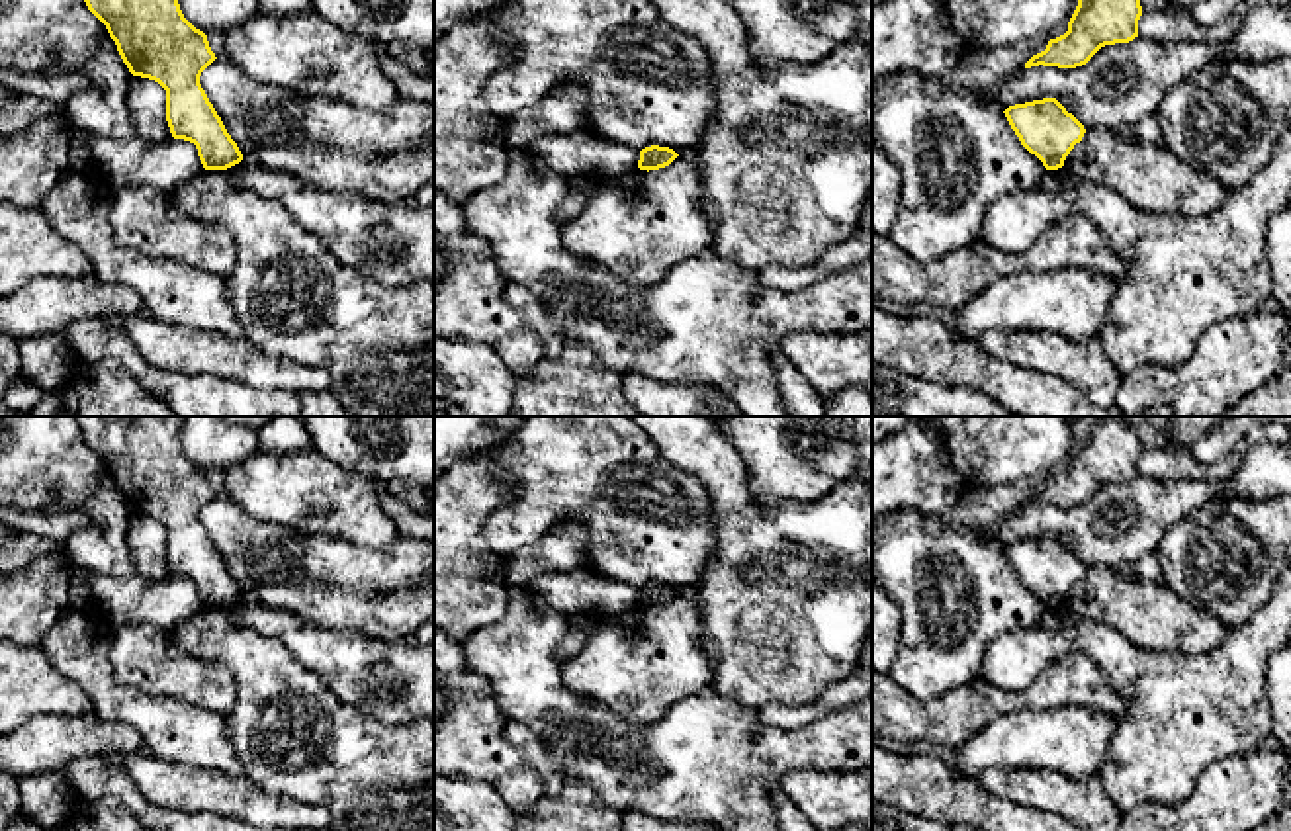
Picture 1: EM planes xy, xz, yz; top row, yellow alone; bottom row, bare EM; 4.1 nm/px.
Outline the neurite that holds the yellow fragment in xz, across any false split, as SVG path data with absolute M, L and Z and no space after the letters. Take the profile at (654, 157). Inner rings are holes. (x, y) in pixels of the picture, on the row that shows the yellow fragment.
M651 145L640 151L640 170L659 170L669 166L679 154L669 147Z

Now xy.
M84 0L106 25L133 76L158 82L166 90L166 121L174 139L196 145L205 170L227 170L243 160L237 143L200 84L201 72L217 59L207 35L182 14L178 0Z

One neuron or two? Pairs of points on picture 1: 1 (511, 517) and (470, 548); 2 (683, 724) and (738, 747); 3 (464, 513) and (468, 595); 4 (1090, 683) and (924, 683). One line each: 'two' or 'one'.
1: two
2: one
3: one
4: two

